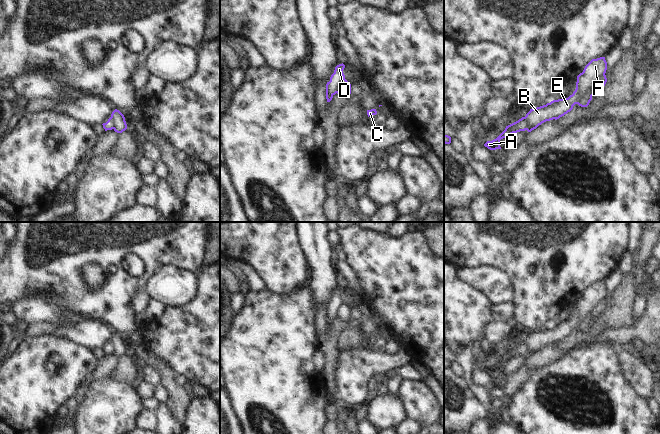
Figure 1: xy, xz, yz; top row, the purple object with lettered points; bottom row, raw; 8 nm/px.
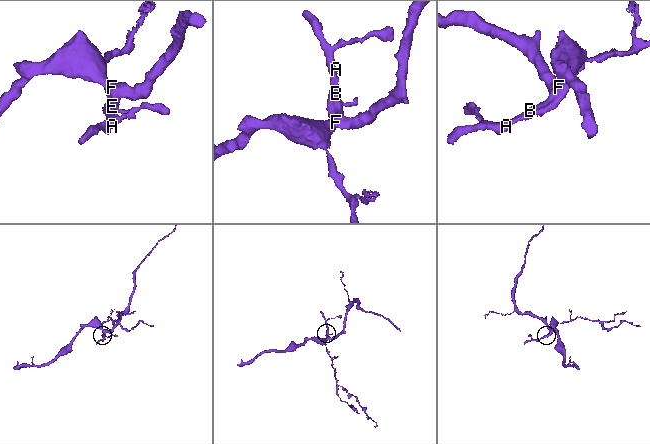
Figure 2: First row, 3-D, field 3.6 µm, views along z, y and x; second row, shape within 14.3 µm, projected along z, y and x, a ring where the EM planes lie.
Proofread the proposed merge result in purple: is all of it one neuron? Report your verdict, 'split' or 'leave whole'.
split

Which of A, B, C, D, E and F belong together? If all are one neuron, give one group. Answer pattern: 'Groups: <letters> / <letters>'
Groups: A D / B C E F.

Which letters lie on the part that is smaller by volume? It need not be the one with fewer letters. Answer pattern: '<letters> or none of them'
A, D.

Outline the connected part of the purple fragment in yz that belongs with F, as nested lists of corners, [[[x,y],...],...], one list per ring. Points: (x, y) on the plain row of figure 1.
[[[605,281],[592,283],[577,300],[576,313],[566,323],[553,324],[546,329],[530,333],[525,343],[529,350],[528,356],[536,353],[546,345],[557,344],[573,333],[573,330],[582,323],[595,307],[606,297],[607,286]]]

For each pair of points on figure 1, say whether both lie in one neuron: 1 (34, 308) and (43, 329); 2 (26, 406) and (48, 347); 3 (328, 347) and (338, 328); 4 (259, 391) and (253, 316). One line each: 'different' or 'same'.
1: different
2: same
3: same
4: same

